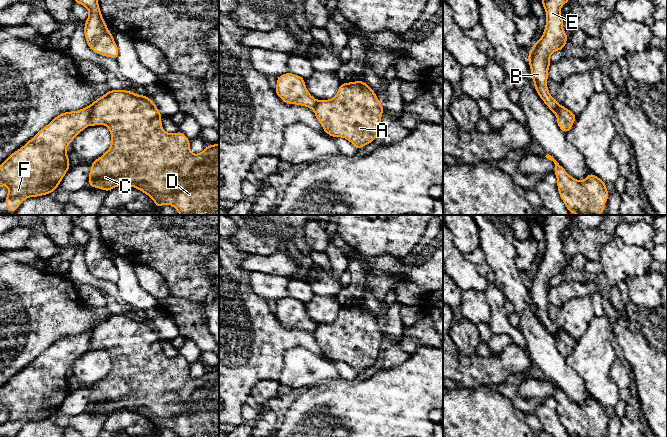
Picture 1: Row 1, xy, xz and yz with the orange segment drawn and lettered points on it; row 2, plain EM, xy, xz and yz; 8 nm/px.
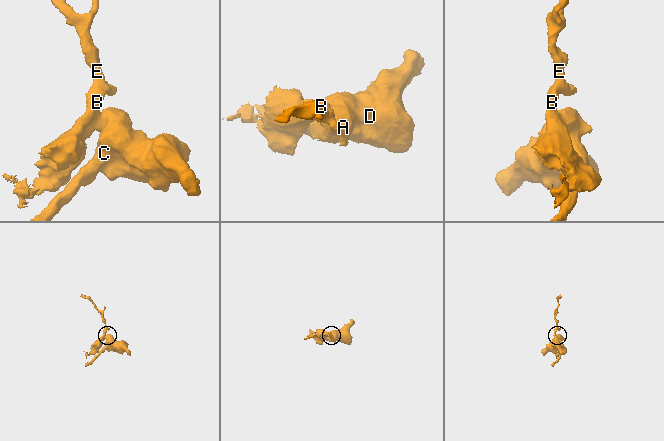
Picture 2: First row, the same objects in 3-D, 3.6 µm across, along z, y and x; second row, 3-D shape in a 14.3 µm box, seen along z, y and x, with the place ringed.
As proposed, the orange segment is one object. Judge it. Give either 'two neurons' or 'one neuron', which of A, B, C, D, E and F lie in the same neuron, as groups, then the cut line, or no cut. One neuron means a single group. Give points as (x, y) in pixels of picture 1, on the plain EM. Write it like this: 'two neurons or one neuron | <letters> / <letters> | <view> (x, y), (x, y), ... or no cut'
two neurons | A C D / B E F | xy (93, 327), (88, 348)

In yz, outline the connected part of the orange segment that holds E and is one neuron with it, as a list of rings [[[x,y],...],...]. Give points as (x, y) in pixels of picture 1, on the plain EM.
[[[544,215],[541,224],[546,235],[546,250],[543,260],[534,267],[528,277],[529,290],[531,292],[534,312],[548,332],[556,337],[558,327],[548,315],[548,293],[552,277],[563,274],[568,265],[563,253],[563,241],[560,238],[561,231],[571,222],[571,215]]]

